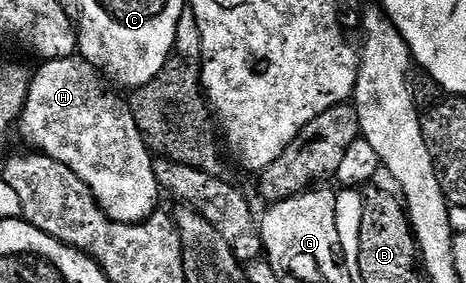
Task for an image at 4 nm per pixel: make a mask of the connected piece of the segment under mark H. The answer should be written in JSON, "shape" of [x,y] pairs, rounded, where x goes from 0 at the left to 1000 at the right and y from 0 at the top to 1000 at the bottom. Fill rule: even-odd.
{"shape":[[[174,198],[131,201],[124,216],[103,216],[79,237],[82,258],[77,244],[64,276],[64,318],[43,417],[47,484],[64,509],[62,523],[137,576],[137,590],[157,604],[193,664],[210,728],[245,781],[292,795],[326,763],[341,735],[343,693],[335,618],[328,615],[333,558],[300,477],[300,449],[292,449],[277,367],[236,329],[238,304],[219,261]]]}

